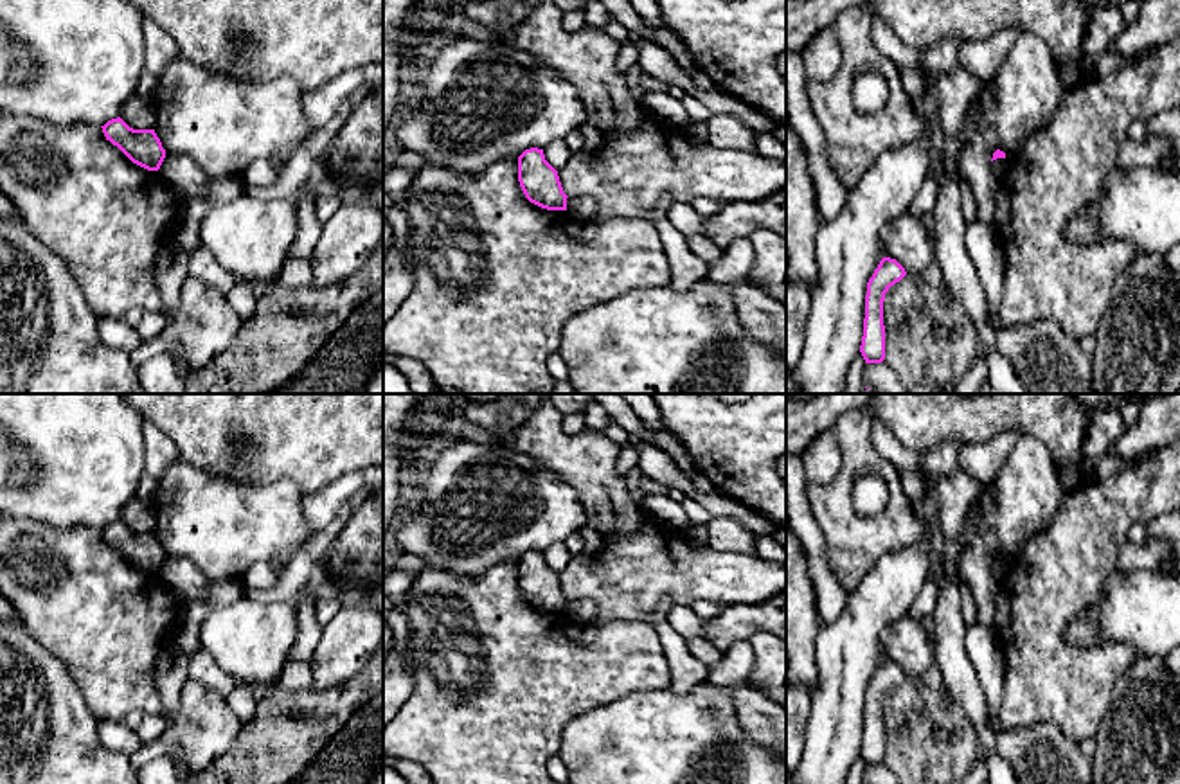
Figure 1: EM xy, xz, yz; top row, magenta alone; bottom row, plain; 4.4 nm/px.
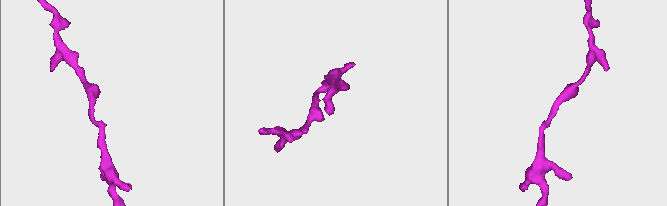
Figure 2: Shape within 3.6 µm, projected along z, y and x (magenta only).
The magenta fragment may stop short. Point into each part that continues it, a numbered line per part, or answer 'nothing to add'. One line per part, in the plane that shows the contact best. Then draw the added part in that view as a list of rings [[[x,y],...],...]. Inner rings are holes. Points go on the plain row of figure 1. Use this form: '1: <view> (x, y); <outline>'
nothing to add

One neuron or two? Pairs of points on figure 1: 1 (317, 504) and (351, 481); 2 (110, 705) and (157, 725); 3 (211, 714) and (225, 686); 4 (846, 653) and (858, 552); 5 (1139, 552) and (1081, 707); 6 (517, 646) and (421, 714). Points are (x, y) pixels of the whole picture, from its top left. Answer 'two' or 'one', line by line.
1: one
2: two
3: two
4: two
5: two
6: one

